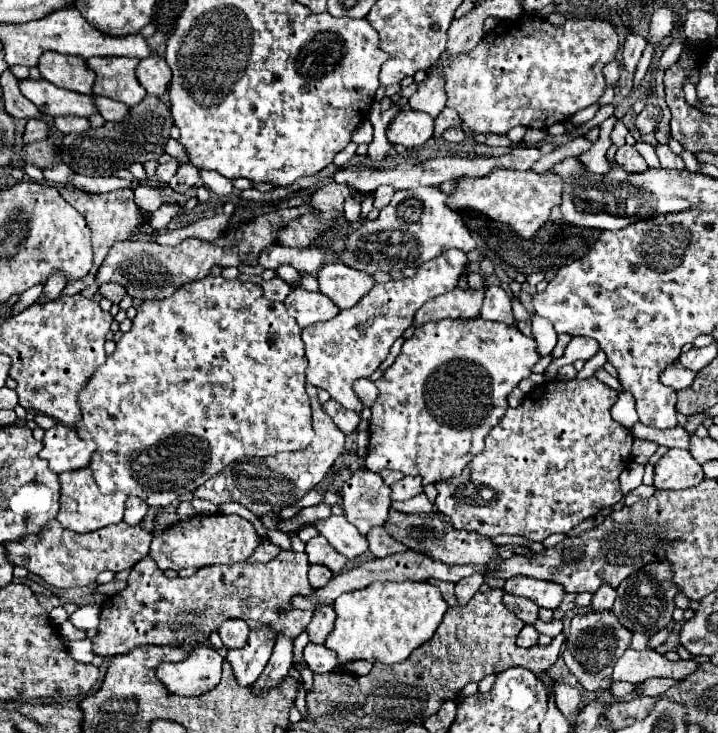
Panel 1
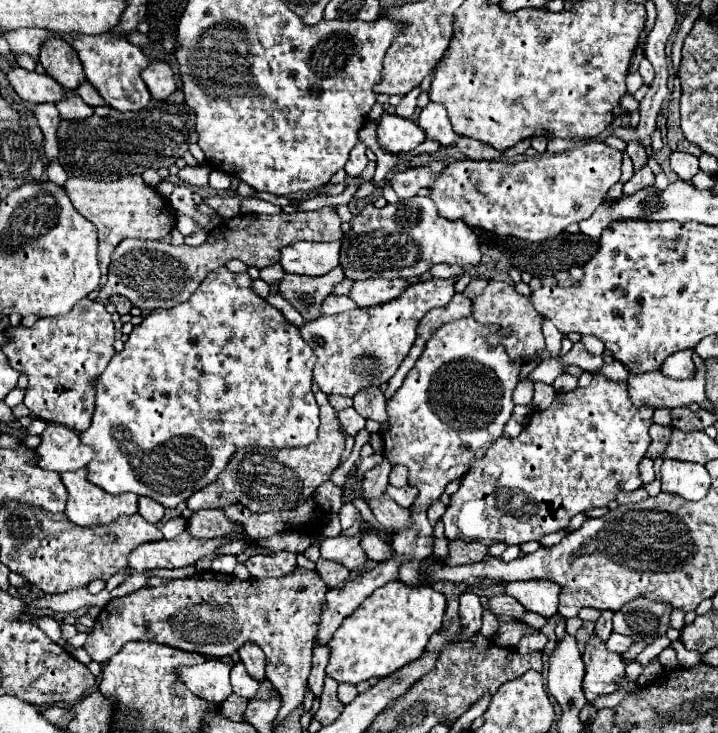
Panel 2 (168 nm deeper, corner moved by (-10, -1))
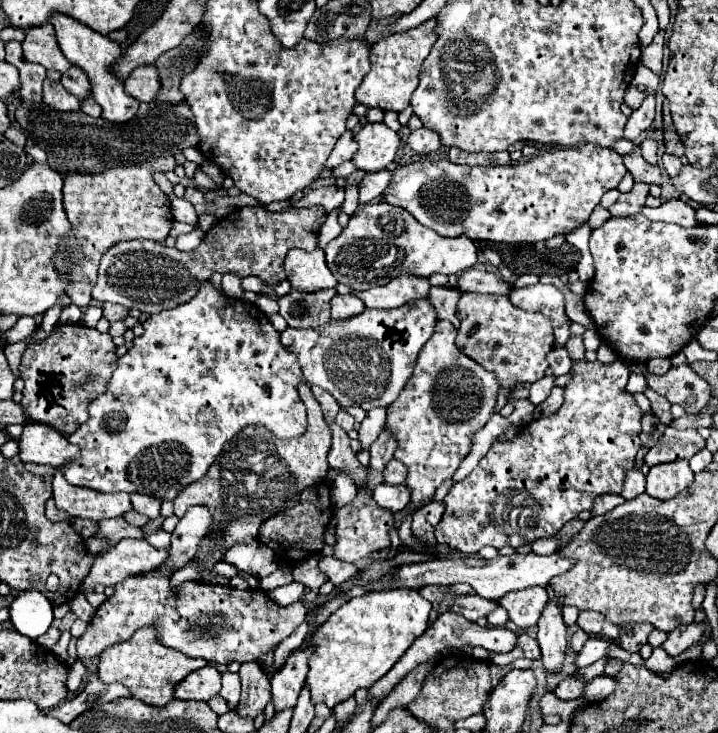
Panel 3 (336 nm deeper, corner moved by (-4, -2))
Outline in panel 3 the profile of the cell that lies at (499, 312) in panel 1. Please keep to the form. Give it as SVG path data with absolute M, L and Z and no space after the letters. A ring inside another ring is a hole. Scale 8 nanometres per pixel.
M464 292L458 300L456 314L460 320L458 348L462 354L490 370L498 378L500 388L514 388L516 384L536 382L546 374L546 354L554 348L554 332L550 320L542 314L530 314L510 304L506 296Z

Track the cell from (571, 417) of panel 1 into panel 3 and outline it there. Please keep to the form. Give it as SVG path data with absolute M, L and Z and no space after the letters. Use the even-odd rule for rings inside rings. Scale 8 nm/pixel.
M574 360L570 368L572 380L564 388L562 408L546 418L538 418L524 426L512 442L496 442L478 466L460 482L456 482L444 498L446 512L436 526L438 544L448 544L464 554L476 554L484 546L518 548L532 544L536 538L554 536L564 522L576 518L582 510L590 510L594 498L600 494L618 494L626 470L634 466L640 442L640 408L626 392L630 376L622 360L602 364L588 360Z

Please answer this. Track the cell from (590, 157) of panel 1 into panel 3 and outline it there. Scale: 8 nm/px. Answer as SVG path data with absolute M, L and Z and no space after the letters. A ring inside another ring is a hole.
M582 144L534 156L526 162L510 166L458 166L450 160L424 160L392 168L394 182L386 188L384 202L408 210L420 224L432 228L440 236L468 236L470 240L532 244L548 240L556 234L568 234L584 224L598 206L602 194L616 188L626 174L626 166L618 154L598 144Z

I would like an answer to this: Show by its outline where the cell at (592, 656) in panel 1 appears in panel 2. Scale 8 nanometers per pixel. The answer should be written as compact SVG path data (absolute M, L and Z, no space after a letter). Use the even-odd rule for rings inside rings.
M592 633L582 653L582 659L586 665L582 689L588 701L618 691L620 679L626 675L626 665L620 653L608 651L606 641L600 641L600 637Z

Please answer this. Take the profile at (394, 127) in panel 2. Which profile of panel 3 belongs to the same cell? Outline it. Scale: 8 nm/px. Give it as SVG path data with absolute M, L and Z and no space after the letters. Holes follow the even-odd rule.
M364 124L360 132L354 134L358 142L358 150L352 158L354 166L364 172L386 170L402 146L398 134L390 130L386 124Z

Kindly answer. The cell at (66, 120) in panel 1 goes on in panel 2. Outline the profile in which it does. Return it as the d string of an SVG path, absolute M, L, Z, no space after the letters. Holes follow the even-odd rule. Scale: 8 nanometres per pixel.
M68 91L68 93L72 93L72 95L66 97L64 101L56 103L56 107L58 107L58 111L60 111L60 117L62 117L62 119L68 119L68 121L88 119L88 117L94 113L94 109L92 109L90 105L86 105L74 91Z

